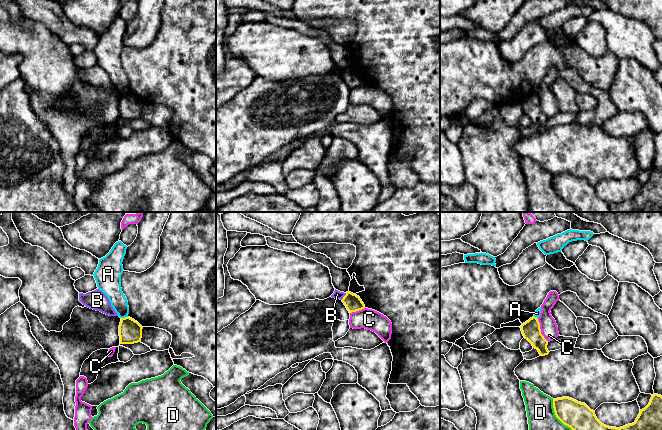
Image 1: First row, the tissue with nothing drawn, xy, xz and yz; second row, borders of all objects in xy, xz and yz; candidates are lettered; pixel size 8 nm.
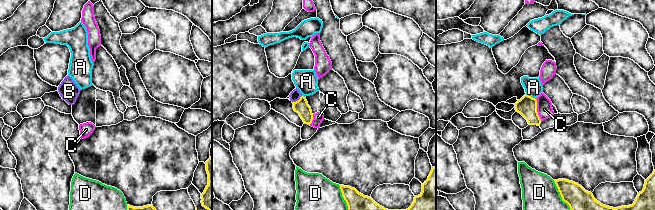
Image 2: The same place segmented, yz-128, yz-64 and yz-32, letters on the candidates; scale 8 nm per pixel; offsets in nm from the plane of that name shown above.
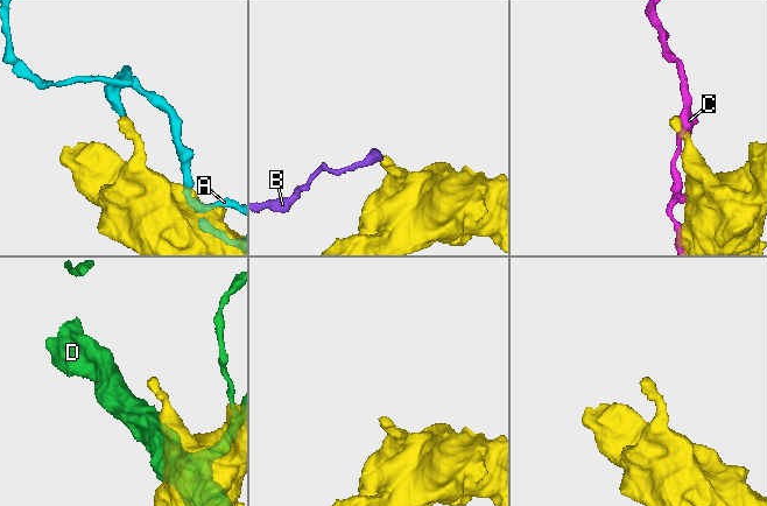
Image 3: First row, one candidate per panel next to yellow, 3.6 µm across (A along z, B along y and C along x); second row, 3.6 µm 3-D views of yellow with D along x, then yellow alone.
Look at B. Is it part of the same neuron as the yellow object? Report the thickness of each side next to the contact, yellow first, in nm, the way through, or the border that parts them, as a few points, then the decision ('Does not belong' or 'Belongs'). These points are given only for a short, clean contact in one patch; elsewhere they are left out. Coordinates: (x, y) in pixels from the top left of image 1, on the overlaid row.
Thickness 140 nm (yellow) against 70 nm. Boundary: xz (346, 293), (341, 299). Does not belong

